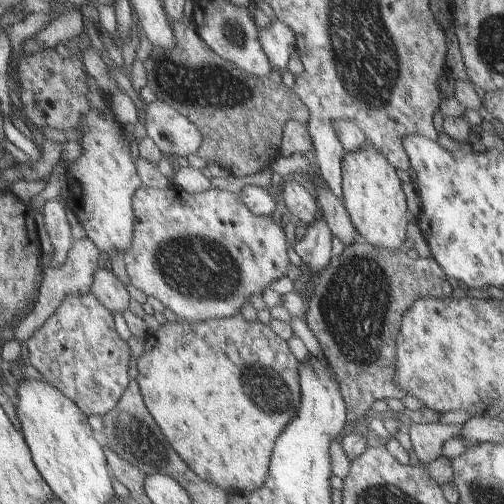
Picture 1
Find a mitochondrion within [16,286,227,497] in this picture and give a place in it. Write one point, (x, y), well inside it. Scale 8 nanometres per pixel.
(134, 435)

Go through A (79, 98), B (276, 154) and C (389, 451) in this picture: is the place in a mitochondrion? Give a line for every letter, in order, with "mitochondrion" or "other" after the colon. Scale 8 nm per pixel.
A: other
B: other
C: other

